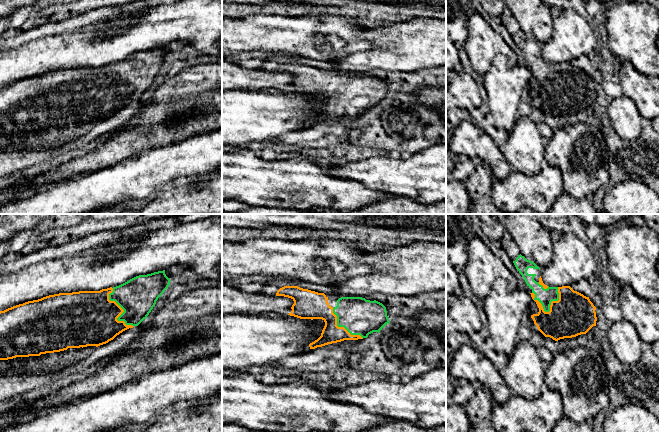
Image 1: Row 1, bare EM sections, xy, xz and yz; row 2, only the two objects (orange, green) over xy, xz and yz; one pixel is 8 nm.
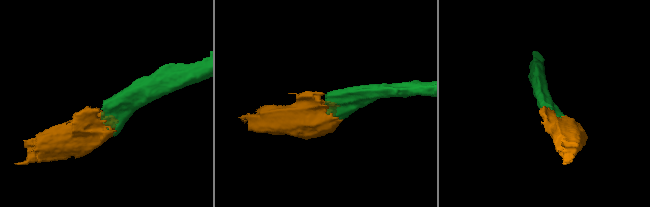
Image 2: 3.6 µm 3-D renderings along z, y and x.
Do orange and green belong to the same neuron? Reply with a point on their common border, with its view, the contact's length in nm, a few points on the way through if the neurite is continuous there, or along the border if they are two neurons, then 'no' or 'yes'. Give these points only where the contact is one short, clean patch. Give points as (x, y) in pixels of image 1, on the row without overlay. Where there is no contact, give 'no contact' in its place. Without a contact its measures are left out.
contact yz (544, 87); length 240 nm; yes

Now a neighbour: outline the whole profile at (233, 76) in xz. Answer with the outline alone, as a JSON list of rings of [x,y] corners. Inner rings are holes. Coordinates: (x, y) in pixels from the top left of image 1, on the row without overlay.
[[[222,57],[222,91],[241,90],[289,90],[293,75],[284,72],[267,72],[247,69]]]

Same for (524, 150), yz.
[[[526,116],[516,118],[515,125],[508,135],[507,141],[500,147],[501,152],[512,168],[526,176],[536,175],[548,165],[545,158],[545,149],[546,140],[540,135],[536,123]]]

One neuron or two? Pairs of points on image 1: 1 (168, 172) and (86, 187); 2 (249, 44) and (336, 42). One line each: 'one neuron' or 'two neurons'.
1: one neuron
2: two neurons

